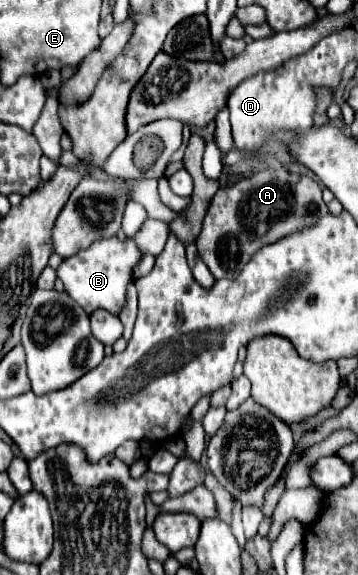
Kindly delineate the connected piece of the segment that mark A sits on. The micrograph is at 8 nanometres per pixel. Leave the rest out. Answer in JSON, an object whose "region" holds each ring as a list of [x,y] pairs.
{"region":[[[262,169],[232,189],[218,189],[196,239],[198,255],[216,279],[236,279],[256,251],[314,225],[326,213],[322,189],[314,179],[284,169]]]}

